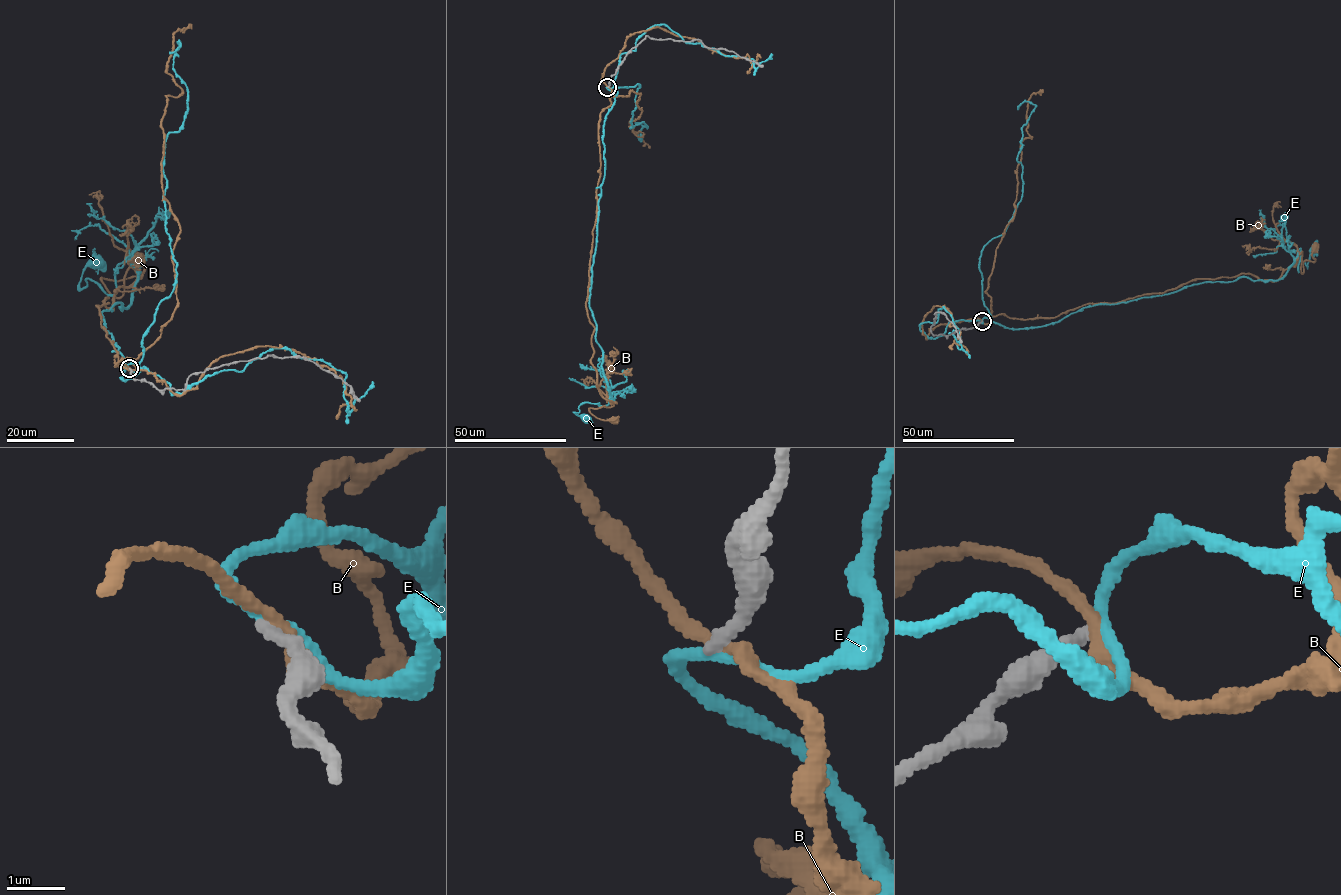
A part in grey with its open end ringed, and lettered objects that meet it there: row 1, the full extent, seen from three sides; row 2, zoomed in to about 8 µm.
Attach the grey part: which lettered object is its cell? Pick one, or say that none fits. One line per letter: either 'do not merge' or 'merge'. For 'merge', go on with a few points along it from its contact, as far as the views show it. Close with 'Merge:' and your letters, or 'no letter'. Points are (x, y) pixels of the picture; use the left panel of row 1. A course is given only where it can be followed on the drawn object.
B: do not merge
E: do not merge
Merge: no letter

